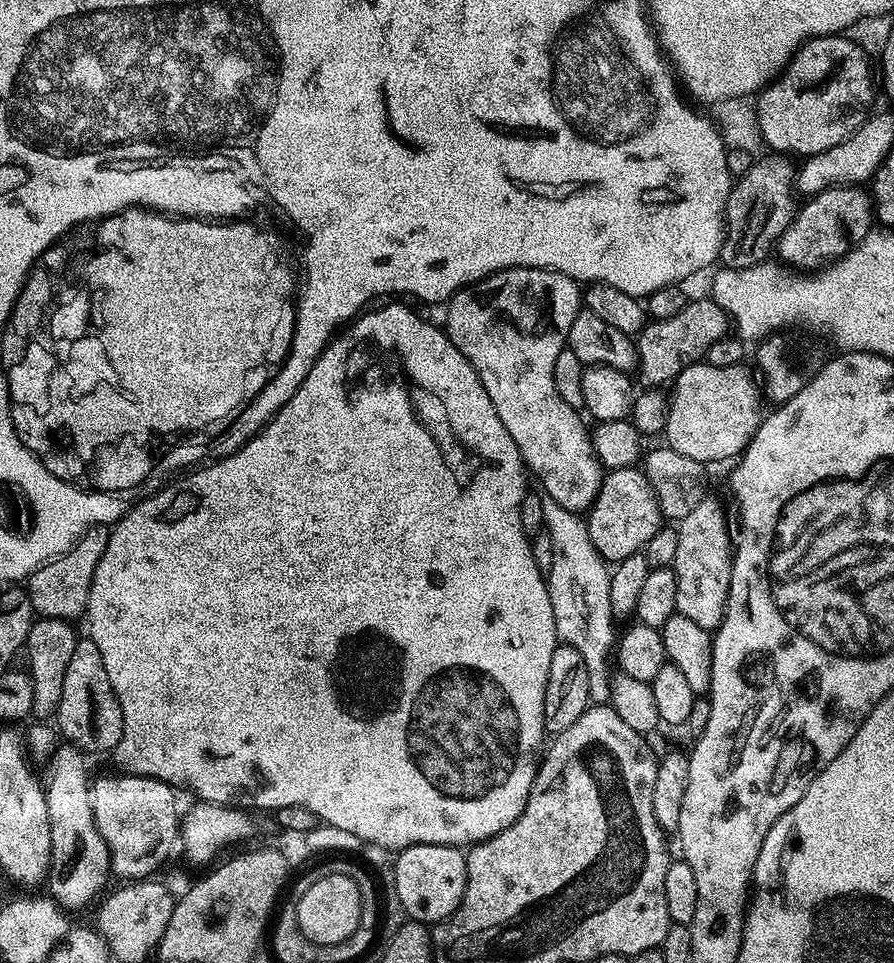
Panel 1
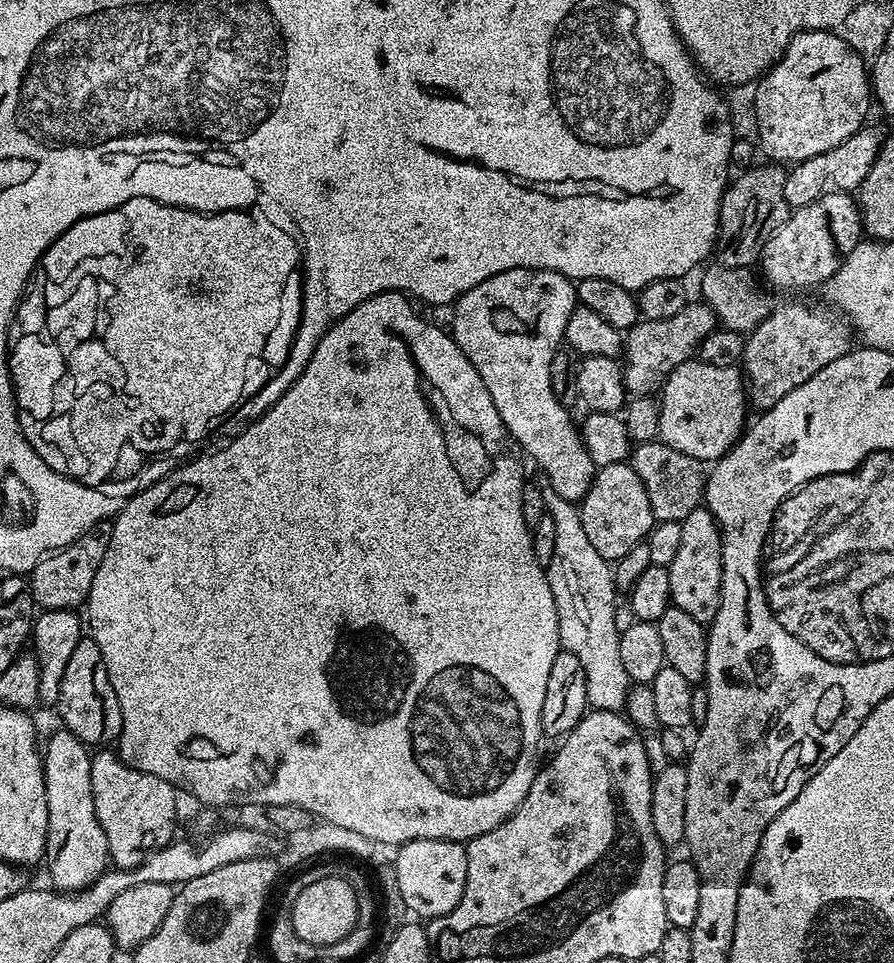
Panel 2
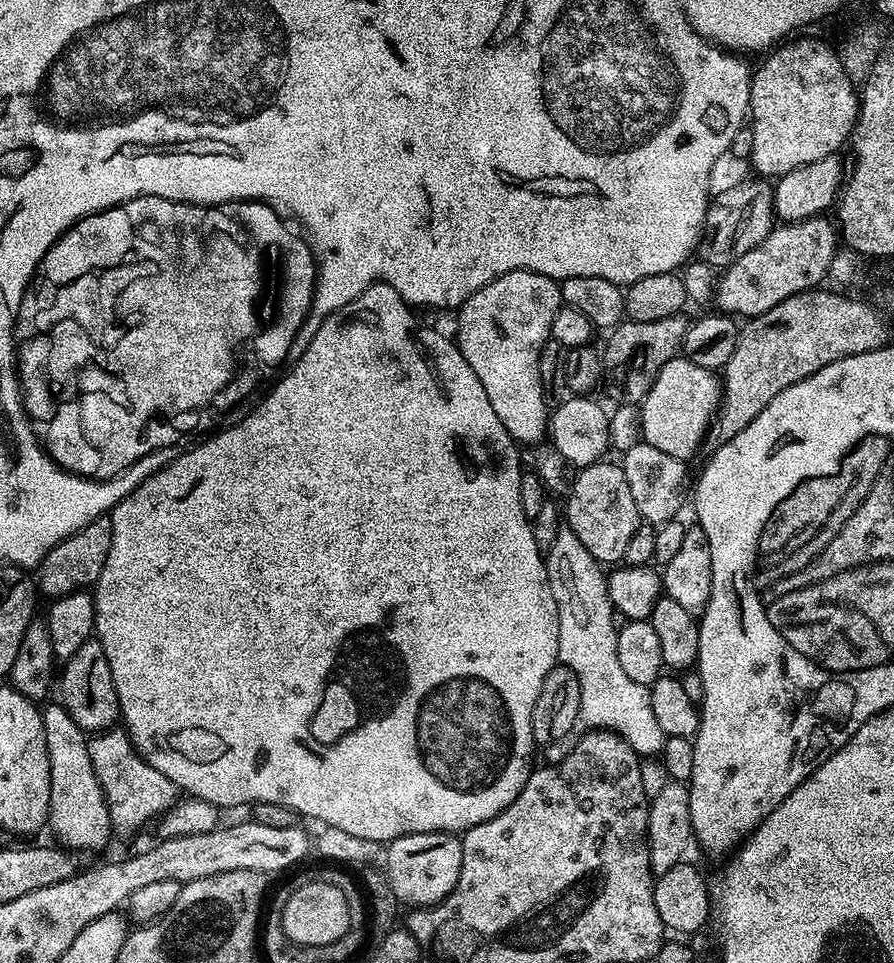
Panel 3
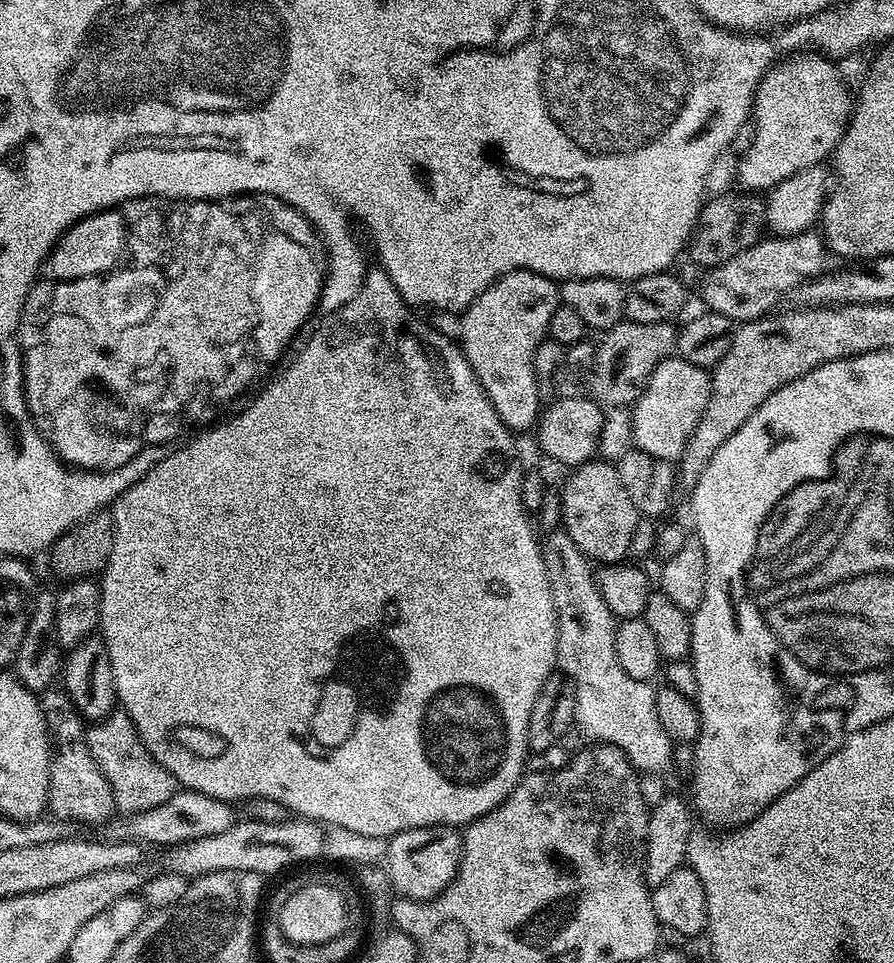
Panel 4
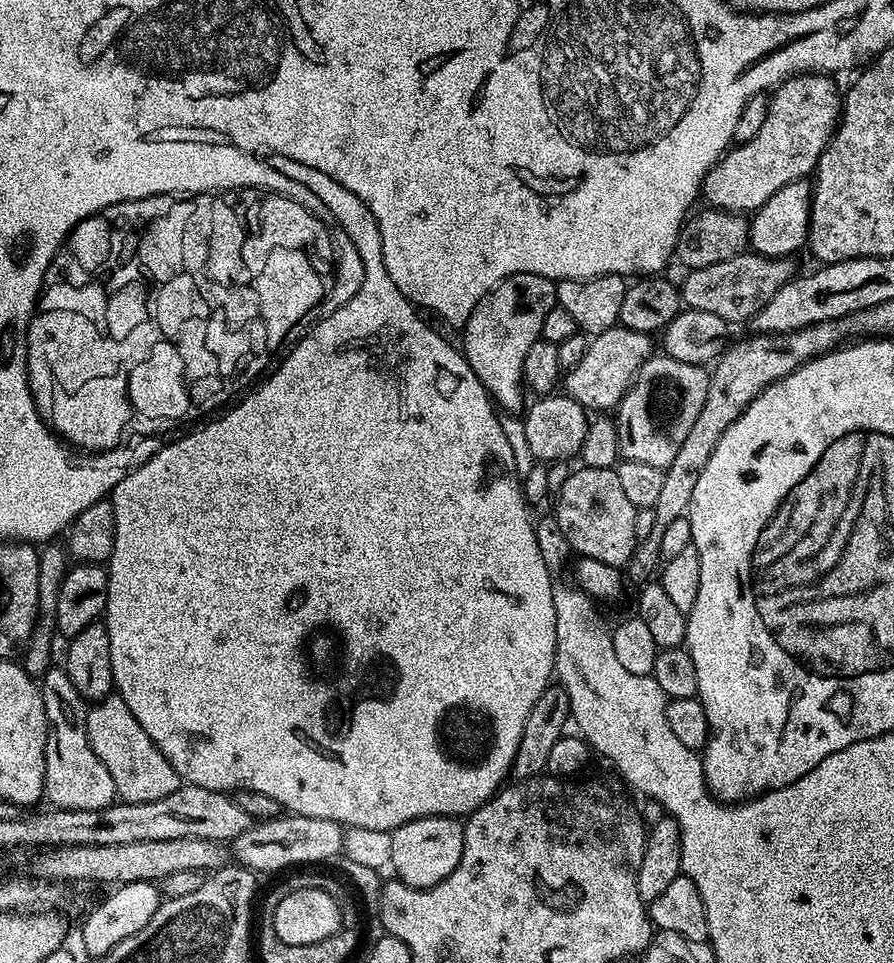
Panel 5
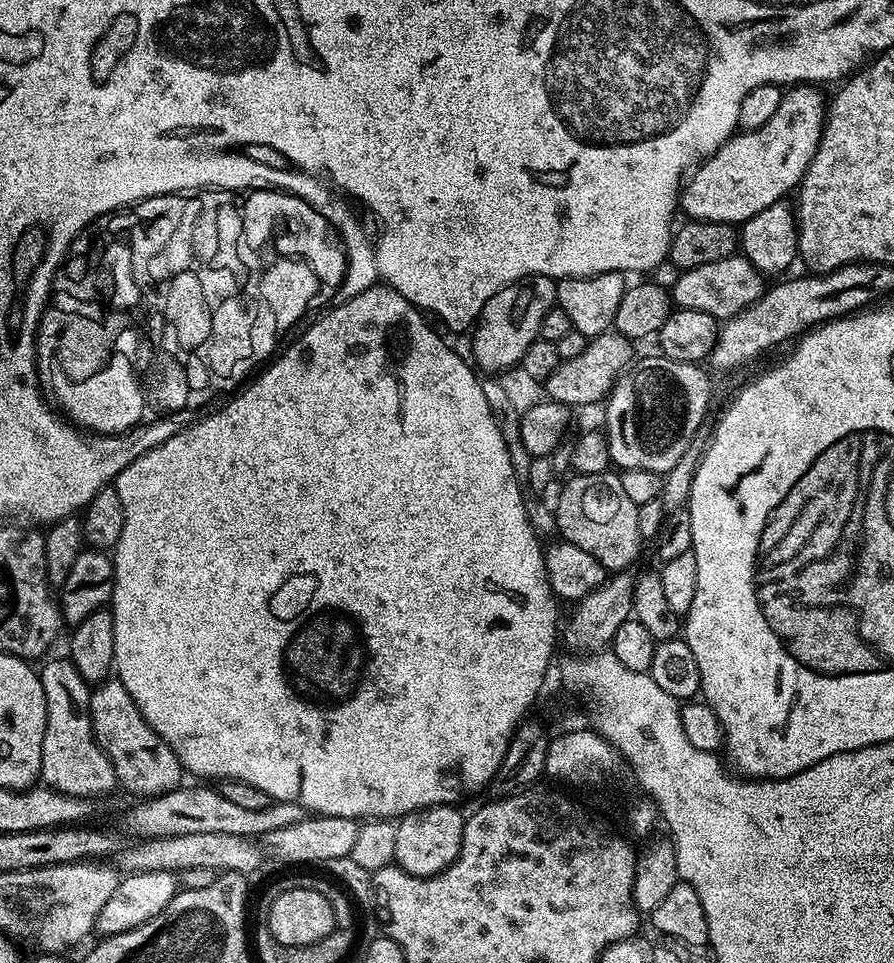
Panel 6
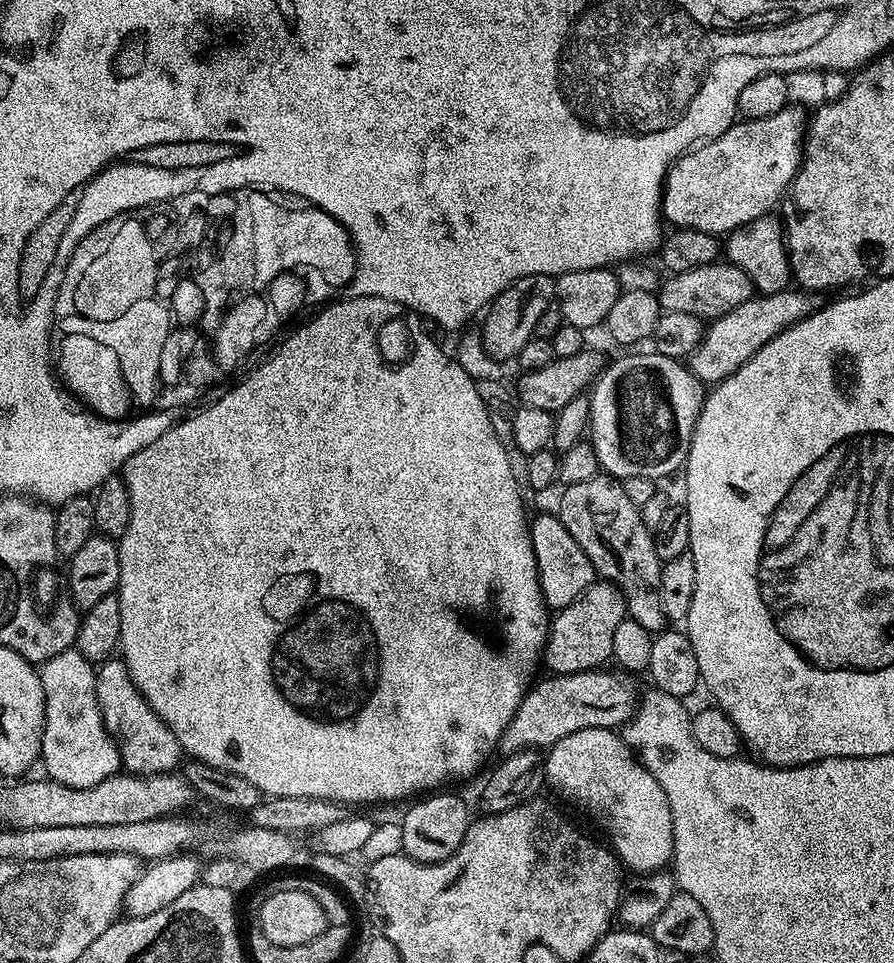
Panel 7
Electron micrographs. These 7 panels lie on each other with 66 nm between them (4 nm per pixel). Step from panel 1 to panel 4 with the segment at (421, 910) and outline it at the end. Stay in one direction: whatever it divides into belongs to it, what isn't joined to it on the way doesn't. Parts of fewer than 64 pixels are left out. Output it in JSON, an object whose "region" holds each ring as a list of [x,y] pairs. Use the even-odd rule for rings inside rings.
{"region":[[[447,825],[428,827],[428,832],[423,832],[421,828],[406,832],[408,836],[400,832],[389,839],[384,859],[393,891],[403,899],[432,900],[456,877],[460,867],[460,853],[456,850],[456,841],[461,835]]]}

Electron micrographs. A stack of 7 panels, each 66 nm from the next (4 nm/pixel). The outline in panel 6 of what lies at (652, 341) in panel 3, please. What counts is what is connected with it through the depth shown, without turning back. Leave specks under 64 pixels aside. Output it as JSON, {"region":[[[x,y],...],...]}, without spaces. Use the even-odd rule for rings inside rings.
{"region":[[[615,330],[591,337],[582,354],[577,354],[575,358],[569,360],[561,360],[547,380],[543,381],[543,395],[556,404],[575,406],[575,404],[598,403],[599,405],[611,392],[612,385],[616,383],[620,373],[633,363],[632,348],[634,348],[633,341],[627,340]]]}

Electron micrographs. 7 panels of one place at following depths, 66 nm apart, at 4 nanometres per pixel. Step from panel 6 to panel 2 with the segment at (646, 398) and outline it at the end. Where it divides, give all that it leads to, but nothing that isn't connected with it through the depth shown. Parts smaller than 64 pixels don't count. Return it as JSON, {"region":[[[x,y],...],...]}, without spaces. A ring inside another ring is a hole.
{"region":[[[693,358],[678,366],[663,381],[664,393],[658,399],[660,409],[659,439],[682,454],[701,462],[715,462],[733,448],[746,428],[744,404],[746,408],[746,380],[739,367],[710,366],[698,358]]]}

